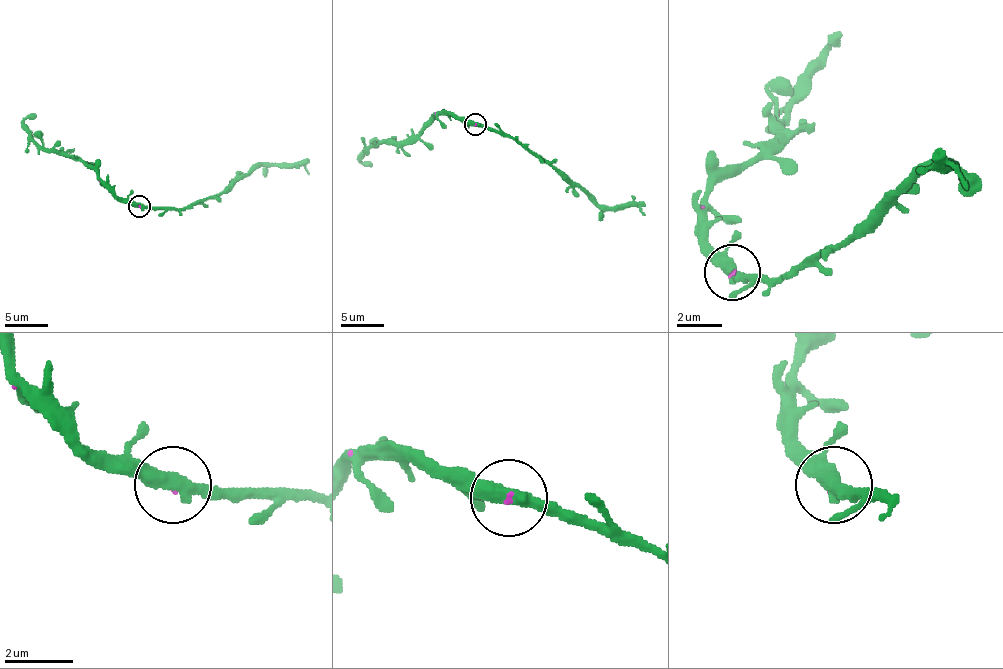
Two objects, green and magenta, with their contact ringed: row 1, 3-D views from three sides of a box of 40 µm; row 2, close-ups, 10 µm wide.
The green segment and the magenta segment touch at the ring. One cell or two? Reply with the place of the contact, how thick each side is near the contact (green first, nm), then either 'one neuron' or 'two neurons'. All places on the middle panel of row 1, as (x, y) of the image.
at (475, 124); 440 nm thick on the green side, 60 nm on the other; one neuron

